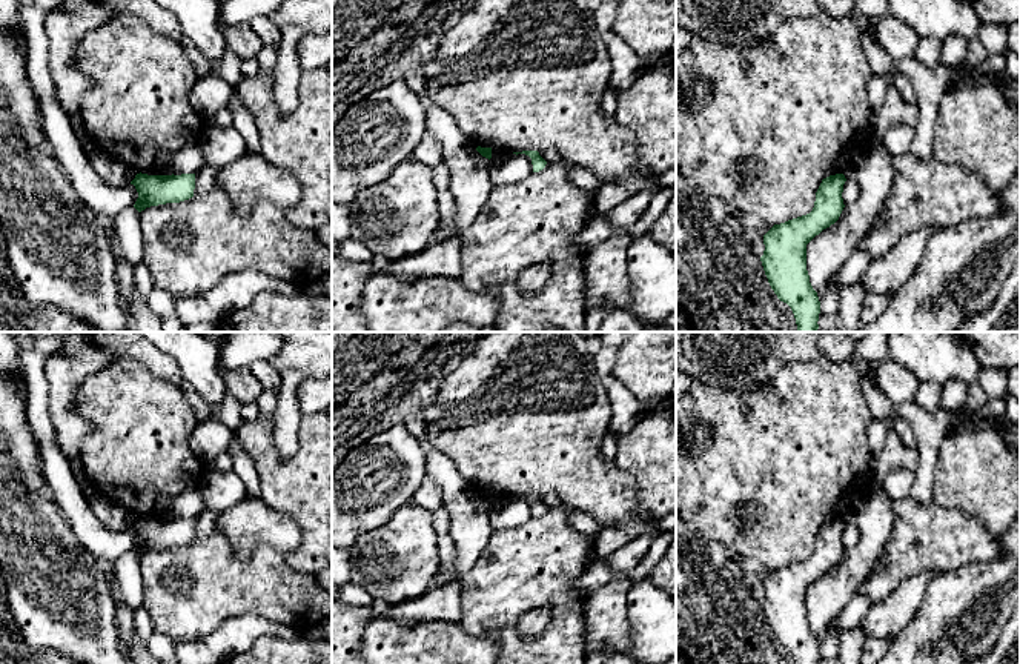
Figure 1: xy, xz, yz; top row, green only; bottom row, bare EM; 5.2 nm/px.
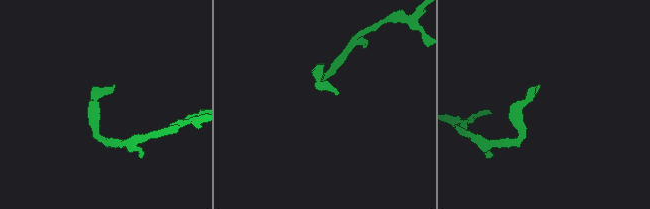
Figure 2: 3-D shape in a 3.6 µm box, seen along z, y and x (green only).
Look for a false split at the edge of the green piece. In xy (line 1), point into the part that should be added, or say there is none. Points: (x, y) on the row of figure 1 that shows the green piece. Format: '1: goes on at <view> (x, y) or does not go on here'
1: does not go on here

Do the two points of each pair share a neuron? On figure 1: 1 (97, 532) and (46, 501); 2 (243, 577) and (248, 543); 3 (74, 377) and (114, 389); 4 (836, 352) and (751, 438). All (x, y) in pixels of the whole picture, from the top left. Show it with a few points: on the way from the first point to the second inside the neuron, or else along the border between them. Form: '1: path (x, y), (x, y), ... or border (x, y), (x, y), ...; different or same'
1: border (45, 478), (79, 543); different
2: border (223, 532), (243, 560), (260, 546), (280, 554); different
3: border (115, 360), (91, 374), (80, 386), (79, 415); different
4: border (821, 355), (833, 361), (850, 361); different

